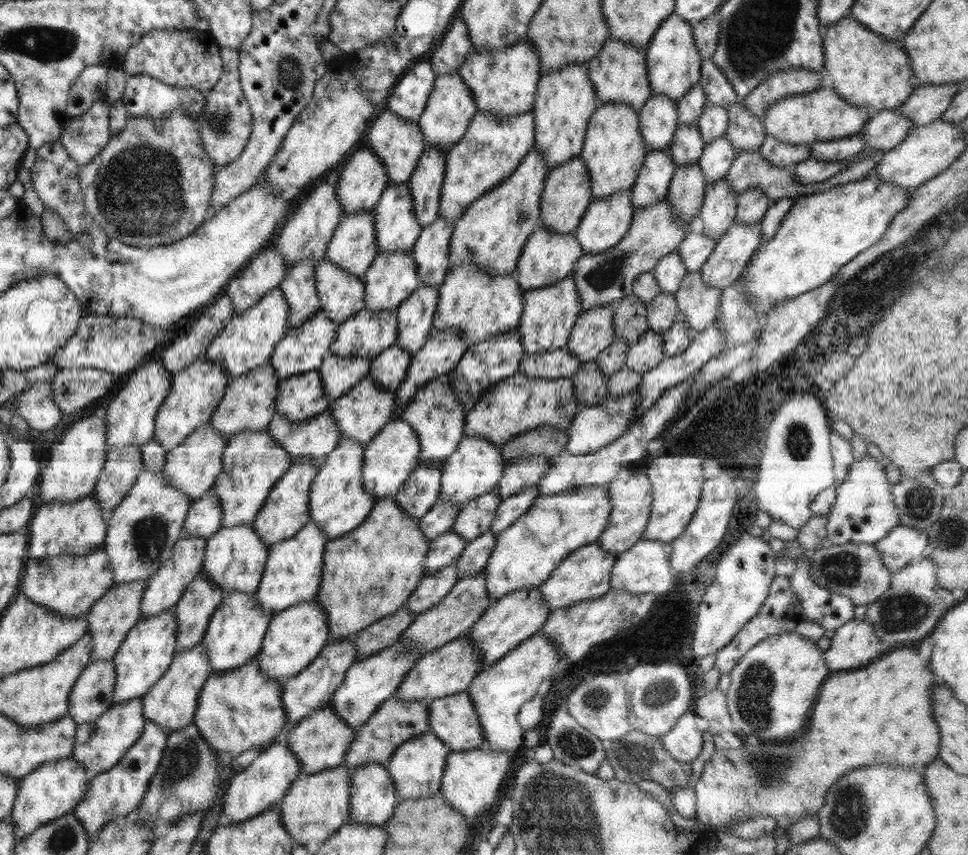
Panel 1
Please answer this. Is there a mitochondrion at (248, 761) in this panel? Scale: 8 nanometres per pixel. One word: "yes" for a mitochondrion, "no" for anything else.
no

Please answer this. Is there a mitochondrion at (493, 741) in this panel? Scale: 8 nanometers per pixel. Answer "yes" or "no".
no

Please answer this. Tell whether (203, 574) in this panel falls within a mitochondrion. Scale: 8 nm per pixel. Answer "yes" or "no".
no

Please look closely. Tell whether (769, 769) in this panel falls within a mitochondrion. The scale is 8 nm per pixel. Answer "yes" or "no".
yes

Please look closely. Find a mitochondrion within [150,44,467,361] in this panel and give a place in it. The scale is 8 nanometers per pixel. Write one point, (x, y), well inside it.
(289, 70)

